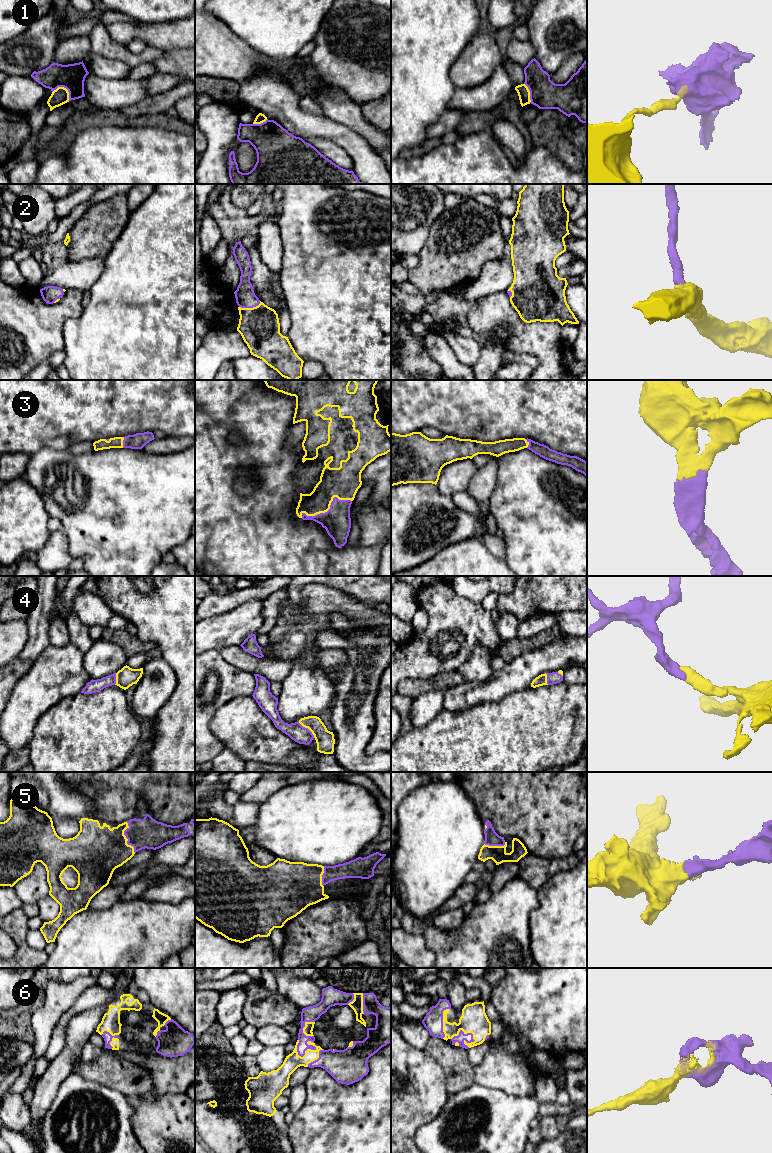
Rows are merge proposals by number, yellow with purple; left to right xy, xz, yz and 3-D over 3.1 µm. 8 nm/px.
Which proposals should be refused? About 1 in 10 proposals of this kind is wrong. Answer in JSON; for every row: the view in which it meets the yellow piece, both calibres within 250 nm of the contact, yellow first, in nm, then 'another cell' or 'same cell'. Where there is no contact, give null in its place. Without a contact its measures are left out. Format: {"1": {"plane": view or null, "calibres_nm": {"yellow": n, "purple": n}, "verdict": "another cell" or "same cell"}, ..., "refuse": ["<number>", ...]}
{"1": {"plane": "xy", "calibres_nm": {"yellow": 140, "purple": 200}, "verdict": "another cell"}, "2": {"plane": "xz", "calibres_nm": {"yellow": 320, "purple": 160}, "verdict": "same cell"}, "3": {"plane": "xz", "calibres_nm": {"yellow": 260, "purple": 220}, "verdict": "same cell"}, "4": {"plane": "xz", "calibres_nm": {"yellow": 150, "purple": 140}, "verdict": "same cell"}, "5": {"plane": "xy", "calibres_nm": {"yellow": 400, "purple": 240}, "verdict": "same cell"}, "6": {"plane": "xz", "calibres_nm": {"yellow": 160, "purple": 90}, "verdict": "same cell"}, "refuse": ["1"]}

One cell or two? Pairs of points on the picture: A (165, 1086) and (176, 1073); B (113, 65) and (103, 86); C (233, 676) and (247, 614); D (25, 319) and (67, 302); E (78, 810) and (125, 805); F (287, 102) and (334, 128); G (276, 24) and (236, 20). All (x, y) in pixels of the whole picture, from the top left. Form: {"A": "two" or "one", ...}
{"A": "one", "B": "two", "C": "two", "D": "one", "E": "two", "F": "one", "G": "one"}

